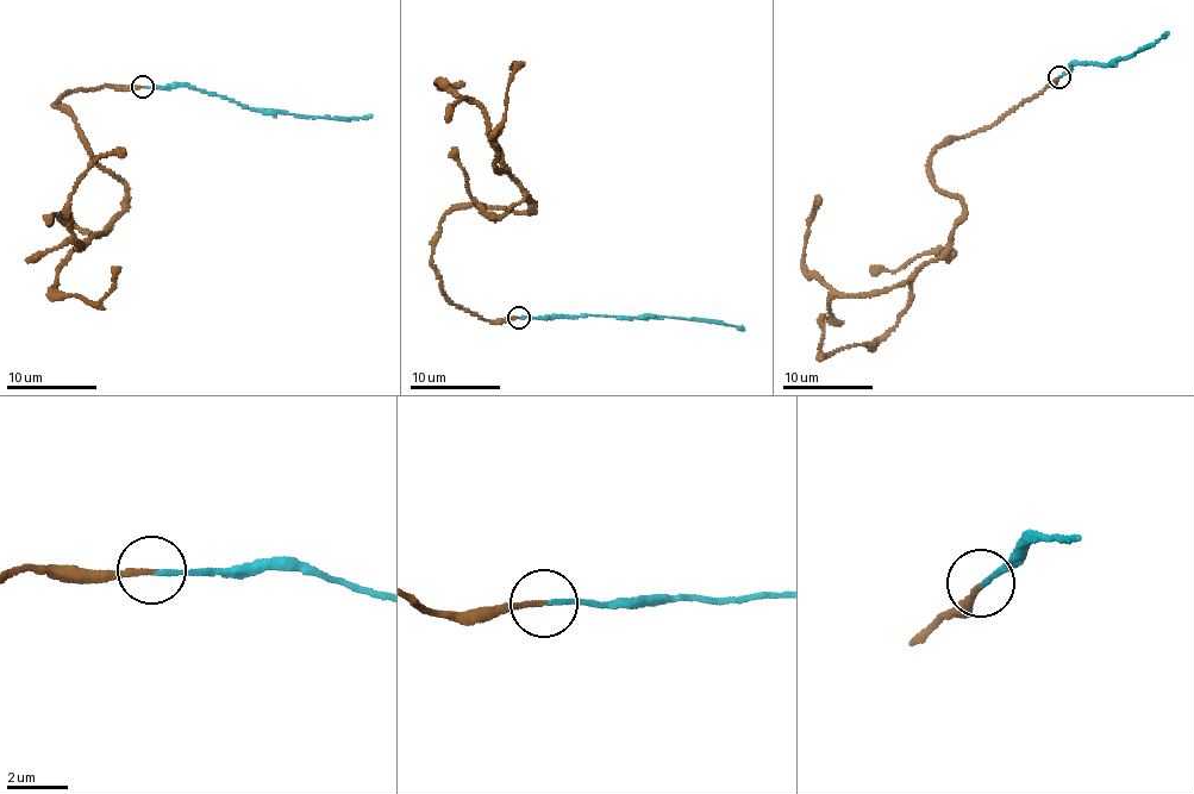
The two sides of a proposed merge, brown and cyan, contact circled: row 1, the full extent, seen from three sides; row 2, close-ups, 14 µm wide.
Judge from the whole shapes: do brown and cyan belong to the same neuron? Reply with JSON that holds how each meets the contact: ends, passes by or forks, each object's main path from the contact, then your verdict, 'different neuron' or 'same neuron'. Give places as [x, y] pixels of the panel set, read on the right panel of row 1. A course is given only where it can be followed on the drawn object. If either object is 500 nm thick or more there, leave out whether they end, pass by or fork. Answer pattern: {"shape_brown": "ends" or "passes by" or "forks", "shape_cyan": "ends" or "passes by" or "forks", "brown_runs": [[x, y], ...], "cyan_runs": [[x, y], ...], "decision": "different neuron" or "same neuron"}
{"shape_brown": "ends", "shape_cyan": "ends", "brown_runs": [[1060, 77], [931, 157], [937, 188], [962, 201], [963, 220], [901, 285], [842, 295], [807, 269], [819, 199]], "cyan_runs": [[1060, 77], [1079, 62], [1105, 64], [1154, 45], [1168, 32]], "decision": "same neuron"}

